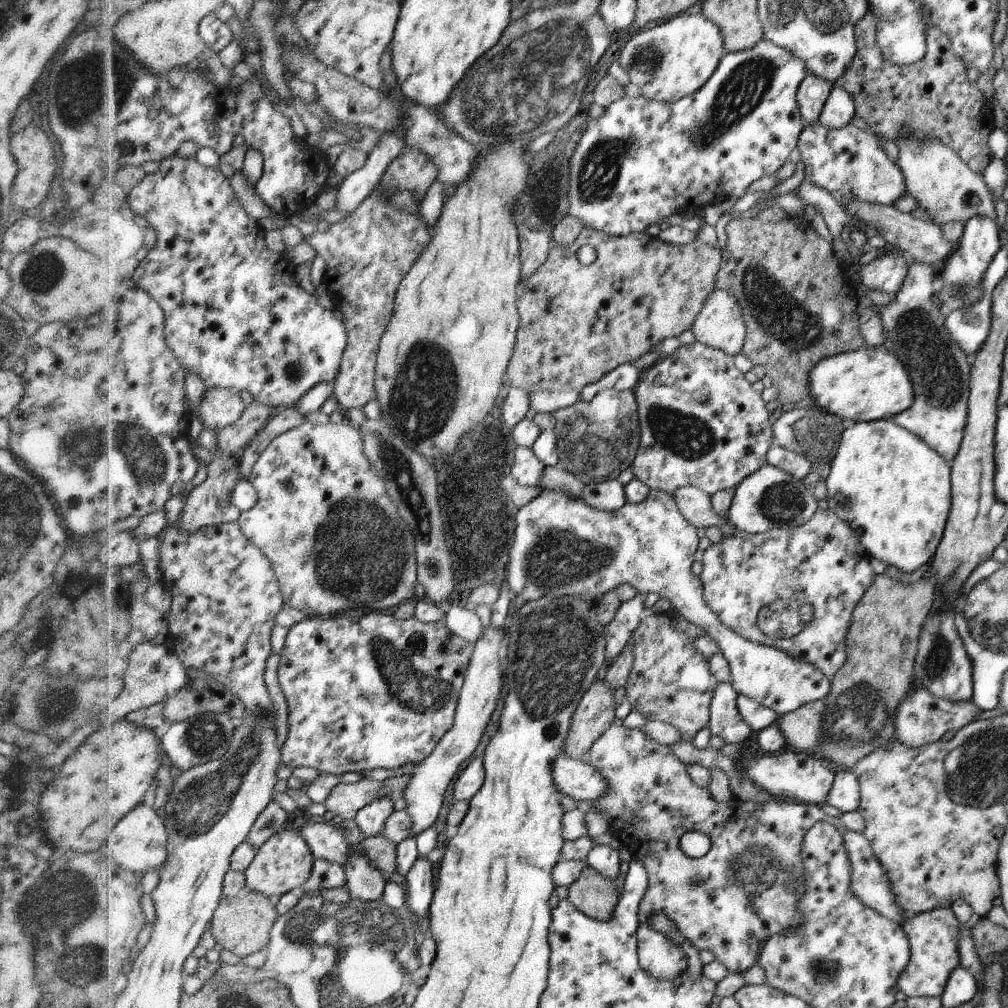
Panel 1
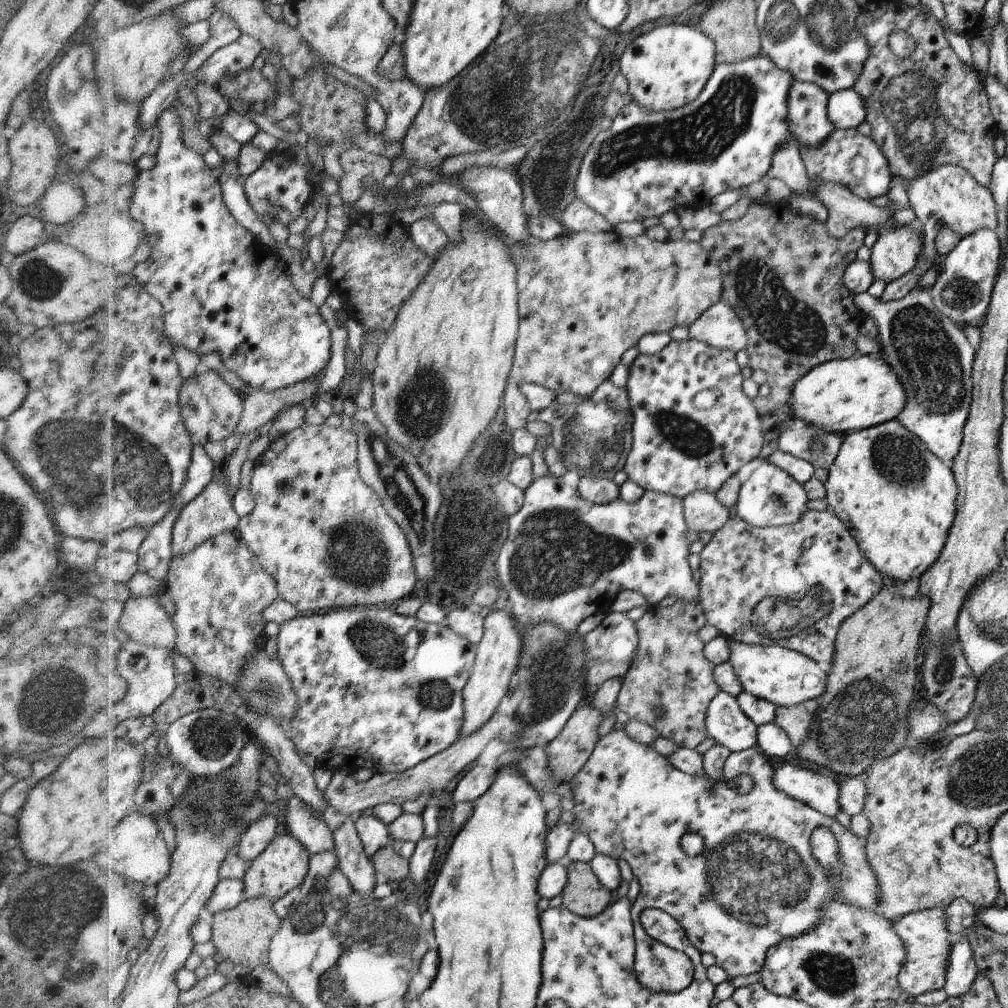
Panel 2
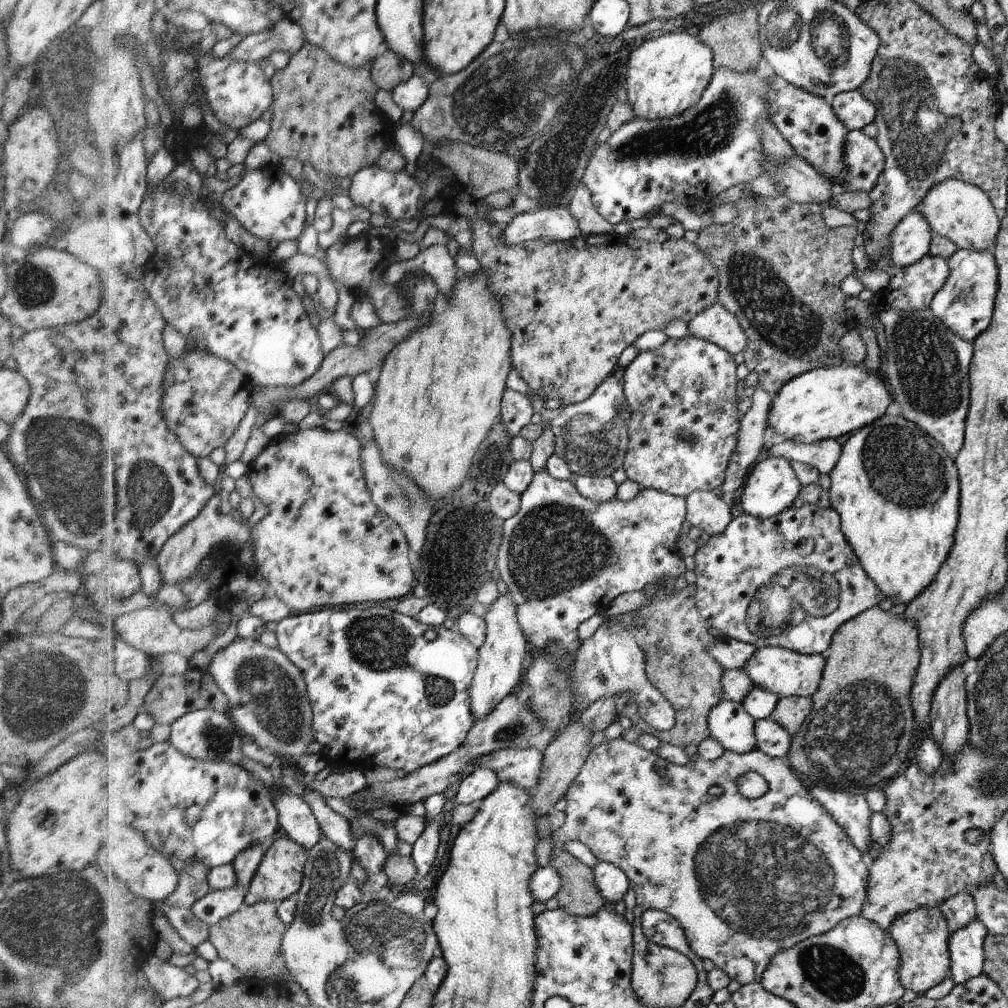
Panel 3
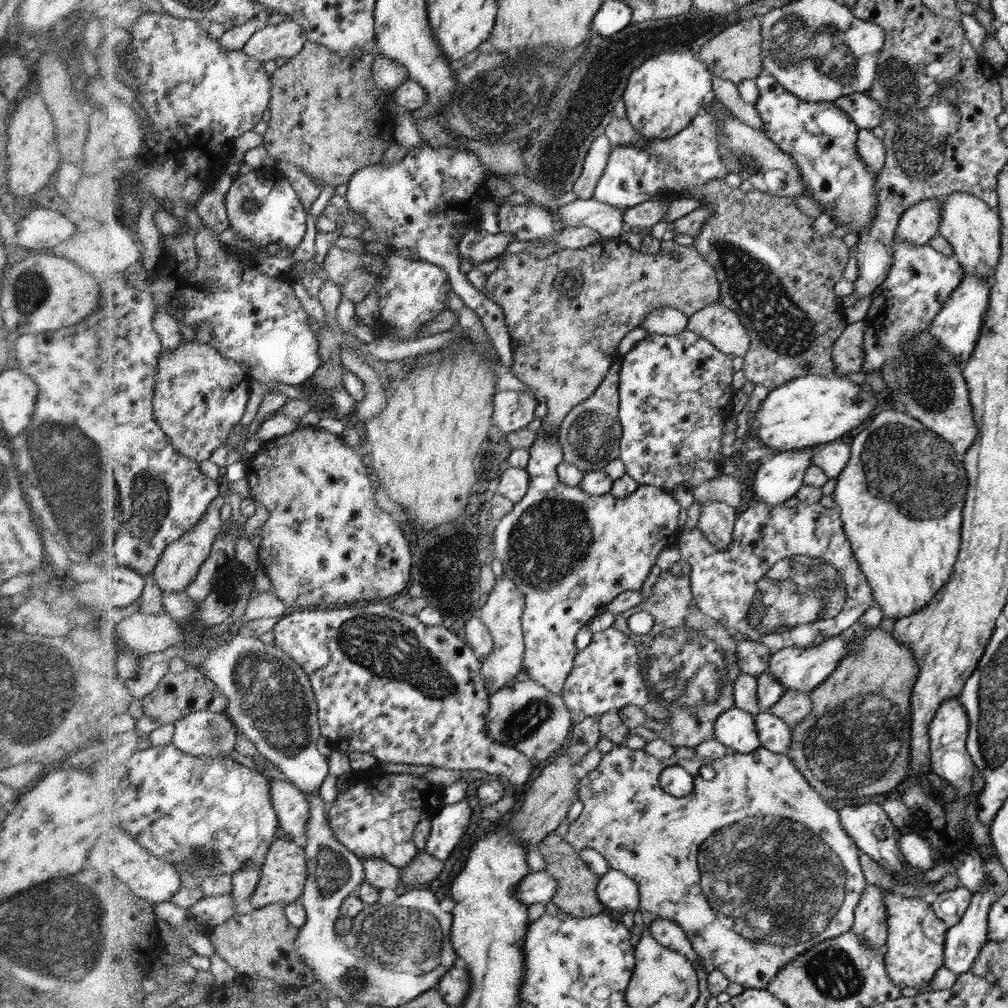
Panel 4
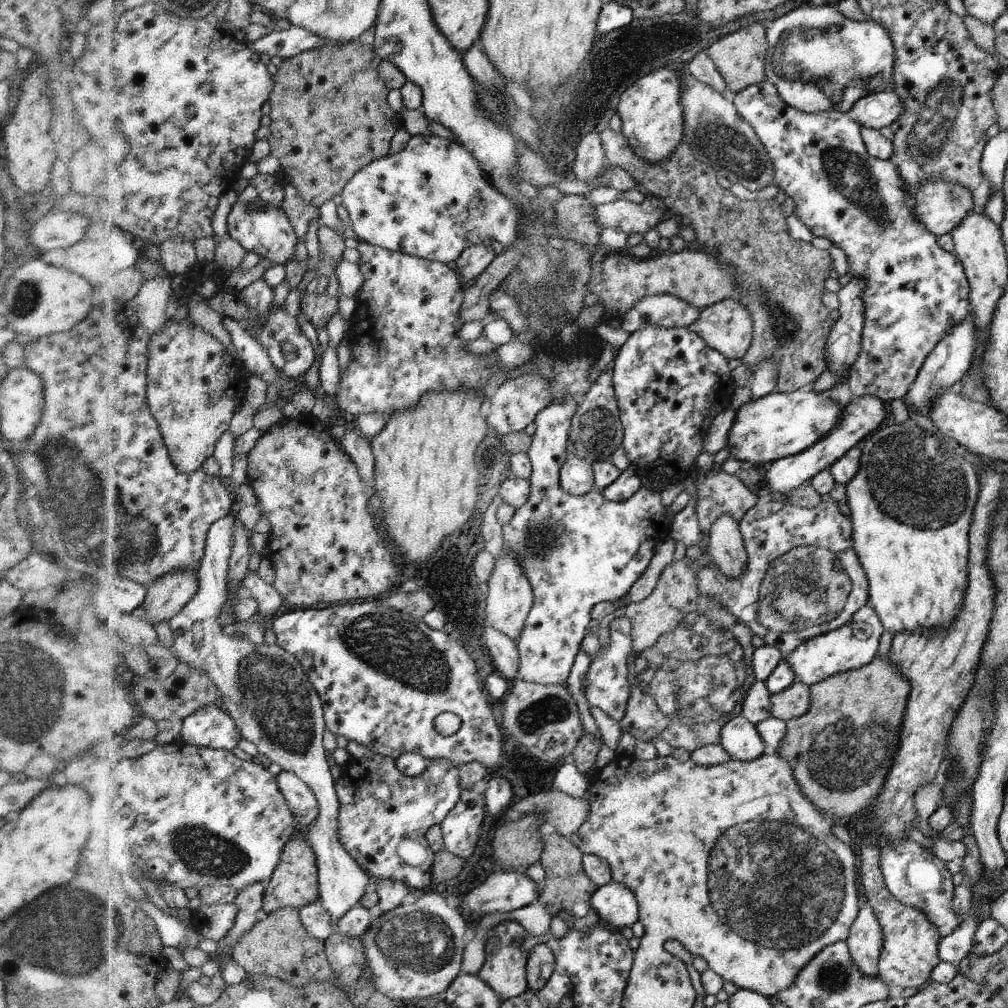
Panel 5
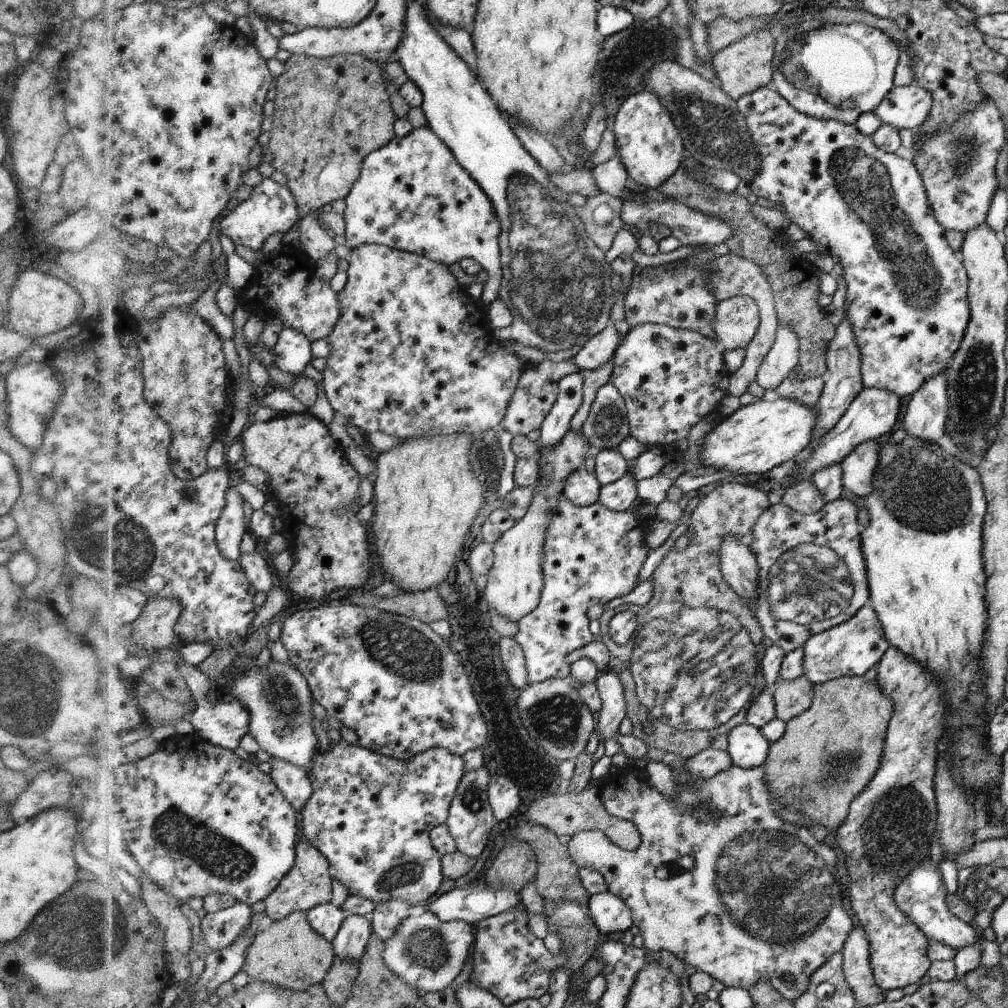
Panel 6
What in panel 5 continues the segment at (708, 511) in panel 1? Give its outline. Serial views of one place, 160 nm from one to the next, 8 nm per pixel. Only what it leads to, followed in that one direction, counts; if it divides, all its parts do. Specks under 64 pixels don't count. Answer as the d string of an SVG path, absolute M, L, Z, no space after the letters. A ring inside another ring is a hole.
M723 515L712 526L706 553L712 555L718 570L731 579L737 579L746 570L749 558L743 536L730 515Z

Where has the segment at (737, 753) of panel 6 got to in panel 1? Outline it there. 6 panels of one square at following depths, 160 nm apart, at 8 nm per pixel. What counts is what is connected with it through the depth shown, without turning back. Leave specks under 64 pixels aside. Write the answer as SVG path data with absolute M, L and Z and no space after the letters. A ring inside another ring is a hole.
M719 683L715 688L714 696L711 700L710 706L710 721L709 730L712 734L720 736L727 744L738 745L752 734L752 729L748 726L742 718L740 711L737 709L738 694L734 690L731 683Z

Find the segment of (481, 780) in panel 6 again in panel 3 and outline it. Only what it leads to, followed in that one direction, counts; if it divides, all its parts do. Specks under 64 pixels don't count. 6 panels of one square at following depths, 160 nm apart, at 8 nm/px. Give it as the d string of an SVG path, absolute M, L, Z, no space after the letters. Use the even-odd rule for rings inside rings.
M440 815L434 821L427 821L424 832L419 836L419 839L413 844L413 851L411 852L412 860L417 868L416 880L424 878L436 858L436 850L440 842L440 825L439 823L444 820Z

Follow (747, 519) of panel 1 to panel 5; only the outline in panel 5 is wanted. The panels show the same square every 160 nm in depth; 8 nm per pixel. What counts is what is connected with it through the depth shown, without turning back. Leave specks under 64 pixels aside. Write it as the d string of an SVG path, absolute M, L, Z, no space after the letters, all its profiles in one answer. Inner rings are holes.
M875 396L855 397L848 405L843 407L843 416L835 424L835 428L821 438L815 445L803 450L802 453L788 455L767 467L767 482L772 492L778 491L786 494L806 481L810 481L816 474L829 469L846 451L853 446L860 445L872 431L879 429L886 420L887 402Z

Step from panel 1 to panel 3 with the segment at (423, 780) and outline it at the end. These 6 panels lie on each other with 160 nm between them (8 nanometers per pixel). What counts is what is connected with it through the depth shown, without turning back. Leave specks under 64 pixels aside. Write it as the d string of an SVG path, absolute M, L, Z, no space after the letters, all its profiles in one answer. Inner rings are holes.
M507 592L488 607L483 617L487 631L485 641L480 649L480 670L475 670L476 686L472 686L472 702L476 702L476 720L487 717L487 714L503 700L504 696L514 692L514 686L522 678L522 662L526 656L526 635L518 621L518 605L513 596Z

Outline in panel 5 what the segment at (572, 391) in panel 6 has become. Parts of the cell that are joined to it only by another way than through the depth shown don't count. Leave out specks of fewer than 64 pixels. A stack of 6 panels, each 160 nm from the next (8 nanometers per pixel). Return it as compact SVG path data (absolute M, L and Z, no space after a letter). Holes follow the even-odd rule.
M564 397L559 401L550 403L545 409L542 409L536 415L536 431L532 436L533 439L531 440L530 448L528 452L526 452L531 460L531 466L533 468L531 492L528 500L524 503L524 506L521 506L515 511L512 520L506 526L503 526L504 547L510 549L513 552L513 555L521 562L534 590L534 604L532 605L531 612L528 613L526 625L524 625L523 632L516 645L519 652L517 679L531 683L538 683L539 685L566 684L567 678L570 676L572 668L574 668L575 658L579 656L579 652L582 650L584 637L593 624L589 616L592 607L599 602L610 601L611 603L614 603L622 597L626 597L631 586L639 580L640 576L646 572L646 568L650 566L650 560L654 560L652 556L655 556L654 548L657 548L656 544L658 544L658 542L671 531L670 525L672 521L672 513L668 508L665 510L664 506L662 506L662 502L660 502L660 492L658 492L658 490L652 490L652 488L642 486L642 488L639 489L639 492L628 498L627 501L614 502L606 499L600 490L594 489L588 494L580 496L570 494L568 491L565 491L558 486L558 466L564 466L567 462L566 446L568 446L568 442L566 442L566 440L568 440L568 428L571 428L570 420L573 420L573 417L577 413L577 407L578 404L576 404L574 397Z

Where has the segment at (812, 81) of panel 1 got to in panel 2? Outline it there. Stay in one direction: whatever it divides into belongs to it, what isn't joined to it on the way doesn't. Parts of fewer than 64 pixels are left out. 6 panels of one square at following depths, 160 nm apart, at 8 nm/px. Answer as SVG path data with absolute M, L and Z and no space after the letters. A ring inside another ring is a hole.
M795 81L787 96L789 134L805 147L819 147L836 128L827 114L830 95L814 83Z

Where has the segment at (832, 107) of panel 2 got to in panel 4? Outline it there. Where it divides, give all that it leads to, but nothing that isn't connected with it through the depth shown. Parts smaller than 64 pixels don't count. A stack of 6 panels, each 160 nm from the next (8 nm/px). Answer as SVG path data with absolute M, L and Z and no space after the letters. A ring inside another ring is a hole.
M854 93L852 98L839 98L835 102L842 110L852 114L856 118L856 126L860 129L872 130L883 124L885 108L876 99L868 96L868 93Z

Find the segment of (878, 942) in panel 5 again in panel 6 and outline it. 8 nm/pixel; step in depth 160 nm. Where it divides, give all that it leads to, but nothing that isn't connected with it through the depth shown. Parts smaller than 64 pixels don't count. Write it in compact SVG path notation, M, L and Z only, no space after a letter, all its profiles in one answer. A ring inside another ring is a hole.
M856 927L844 943L843 971L859 1006L879 1005L886 992L875 982L871 967L870 939L863 927Z

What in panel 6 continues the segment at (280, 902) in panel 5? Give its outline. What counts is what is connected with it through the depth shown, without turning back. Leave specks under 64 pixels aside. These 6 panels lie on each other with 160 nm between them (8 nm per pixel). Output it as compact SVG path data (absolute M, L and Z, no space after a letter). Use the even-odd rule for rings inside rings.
M309 840L299 842L299 858L294 869L282 881L279 888L268 897L263 906L275 921L288 918L296 911L311 911L317 906L332 903L335 899L335 869L331 860Z

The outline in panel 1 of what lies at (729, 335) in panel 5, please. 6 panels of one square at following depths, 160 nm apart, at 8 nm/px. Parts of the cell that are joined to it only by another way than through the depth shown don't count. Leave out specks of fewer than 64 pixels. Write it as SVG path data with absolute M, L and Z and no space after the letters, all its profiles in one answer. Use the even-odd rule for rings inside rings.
M716 288L691 328L695 340L736 356L746 338L746 323L739 302L729 292Z

